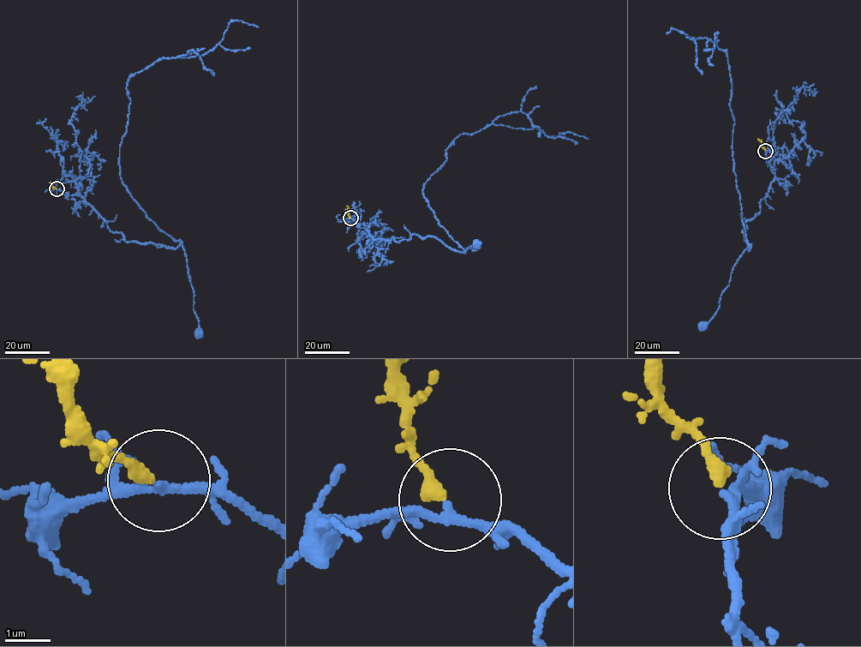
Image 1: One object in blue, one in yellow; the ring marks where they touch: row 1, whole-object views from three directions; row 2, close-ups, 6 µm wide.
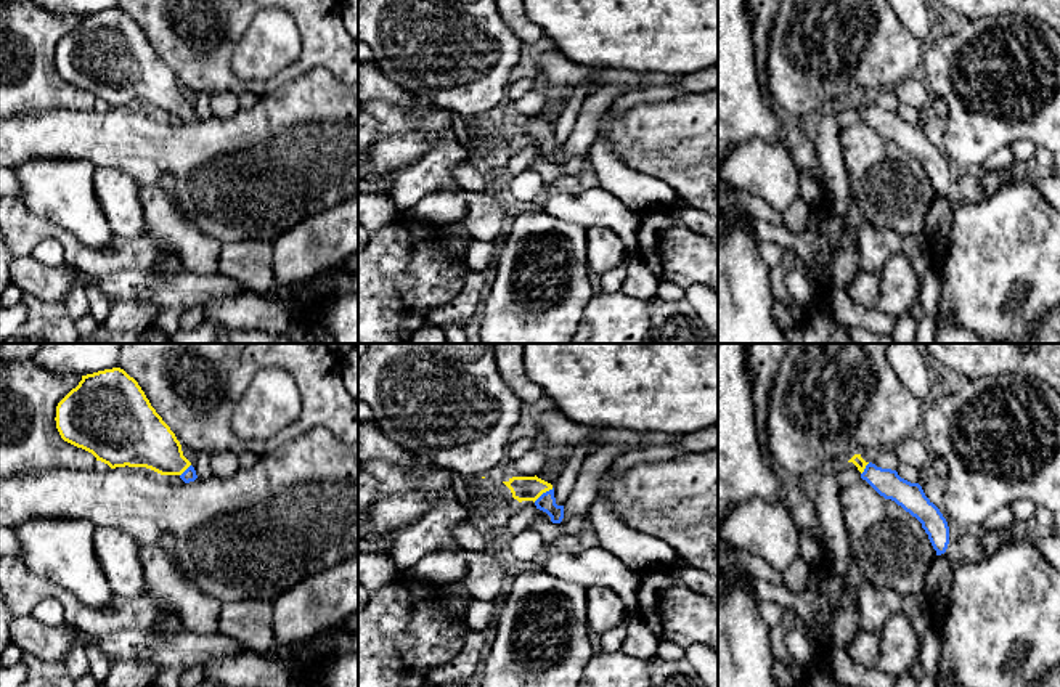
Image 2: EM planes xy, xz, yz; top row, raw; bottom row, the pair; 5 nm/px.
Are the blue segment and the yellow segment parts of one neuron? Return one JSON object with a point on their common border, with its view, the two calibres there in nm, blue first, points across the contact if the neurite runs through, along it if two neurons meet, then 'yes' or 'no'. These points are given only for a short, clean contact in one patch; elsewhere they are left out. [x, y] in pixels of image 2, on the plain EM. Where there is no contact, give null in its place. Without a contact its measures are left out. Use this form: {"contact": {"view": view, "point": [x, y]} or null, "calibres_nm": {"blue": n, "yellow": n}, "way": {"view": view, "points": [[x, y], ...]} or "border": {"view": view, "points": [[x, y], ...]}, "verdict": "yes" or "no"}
{"contact": {"view": "xz", "point": [543, 134]}, "calibres_nm": {"blue": 90, "yellow": 130}, "way": {"view": "xz", "points": [[546, 143], [543, 134], [524, 129]]}, "verdict": "yes"}

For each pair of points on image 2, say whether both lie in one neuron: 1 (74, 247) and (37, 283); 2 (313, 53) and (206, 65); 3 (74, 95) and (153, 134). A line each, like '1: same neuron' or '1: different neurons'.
1: different neurons
2: same neuron
3: different neurons

